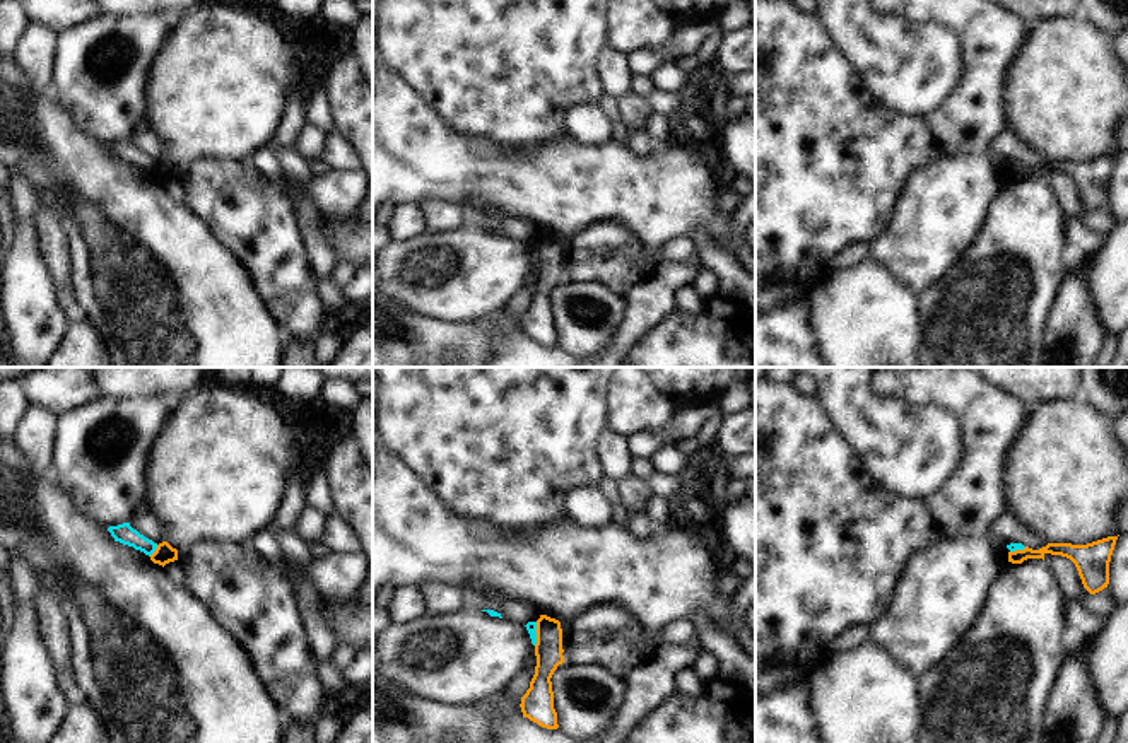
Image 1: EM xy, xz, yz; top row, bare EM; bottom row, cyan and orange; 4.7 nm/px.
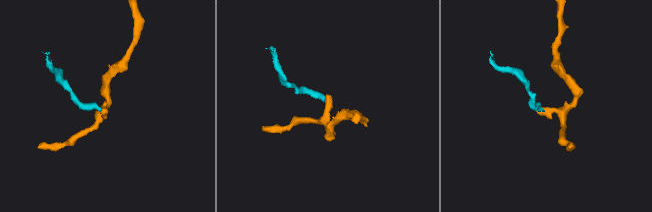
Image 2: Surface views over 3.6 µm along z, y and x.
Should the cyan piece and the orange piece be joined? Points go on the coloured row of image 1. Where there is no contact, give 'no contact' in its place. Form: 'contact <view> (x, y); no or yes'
contact xz (535, 634); no

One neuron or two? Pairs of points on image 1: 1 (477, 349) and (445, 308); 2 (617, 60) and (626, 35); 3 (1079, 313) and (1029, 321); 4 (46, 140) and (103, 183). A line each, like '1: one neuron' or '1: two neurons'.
1: two neurons
2: two neurons
3: two neurons
4: one neuron

